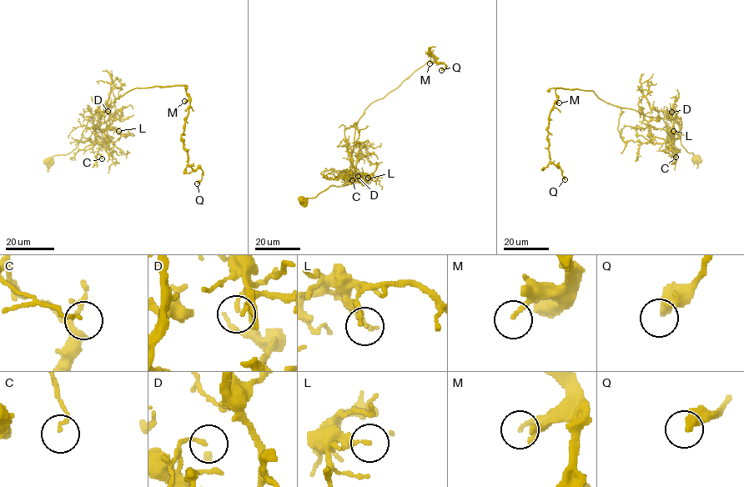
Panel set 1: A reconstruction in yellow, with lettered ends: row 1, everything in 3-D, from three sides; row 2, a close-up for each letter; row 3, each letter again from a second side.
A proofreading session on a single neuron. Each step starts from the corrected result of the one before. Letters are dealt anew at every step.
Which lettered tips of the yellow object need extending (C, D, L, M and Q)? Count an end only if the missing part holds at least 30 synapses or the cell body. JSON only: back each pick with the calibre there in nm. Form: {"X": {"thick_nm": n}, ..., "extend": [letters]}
{"extend": []}

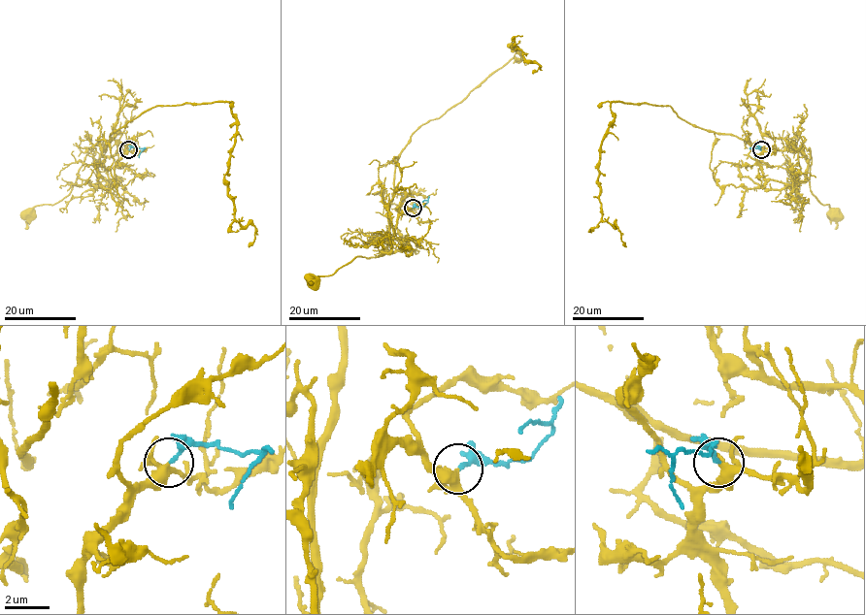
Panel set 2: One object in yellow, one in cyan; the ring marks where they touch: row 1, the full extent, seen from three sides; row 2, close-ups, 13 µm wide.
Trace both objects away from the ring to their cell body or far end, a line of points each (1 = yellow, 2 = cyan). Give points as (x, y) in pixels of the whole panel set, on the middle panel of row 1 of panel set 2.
1: (412, 208), (401, 205), (399, 207), (389, 251), (376, 257), (355, 257), (331, 275), (320, 275), (312, 282)
2: (412, 208), (423, 206), (427, 202), (422, 202)

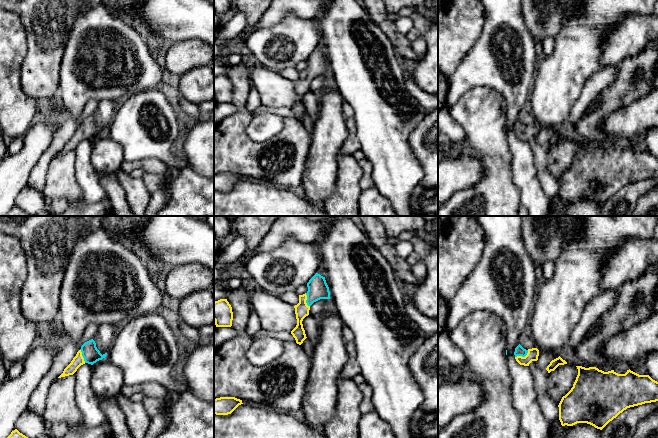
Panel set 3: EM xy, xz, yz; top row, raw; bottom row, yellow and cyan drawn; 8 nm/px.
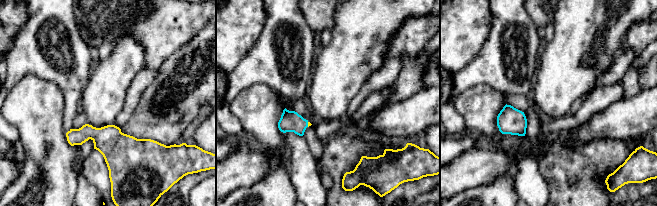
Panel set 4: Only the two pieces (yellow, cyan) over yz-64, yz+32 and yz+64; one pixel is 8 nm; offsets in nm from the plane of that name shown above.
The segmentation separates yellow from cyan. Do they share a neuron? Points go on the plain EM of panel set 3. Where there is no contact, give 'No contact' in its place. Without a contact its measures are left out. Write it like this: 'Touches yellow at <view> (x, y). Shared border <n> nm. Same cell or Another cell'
Touches yellow at yz (521, 132). Shared border 130 nm. Same cell

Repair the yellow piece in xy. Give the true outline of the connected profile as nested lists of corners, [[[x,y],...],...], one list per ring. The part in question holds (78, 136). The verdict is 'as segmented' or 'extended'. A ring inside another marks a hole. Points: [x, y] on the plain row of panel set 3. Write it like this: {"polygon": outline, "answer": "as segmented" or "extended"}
{"polygon": [[[91,115],[81,122],[81,125],[77,128],[71,139],[58,154],[73,151],[81,141],[85,139],[93,141],[97,137],[105,134],[106,131],[107,129],[103,131],[100,129],[96,123],[95,117]]], "answer": "extended"}

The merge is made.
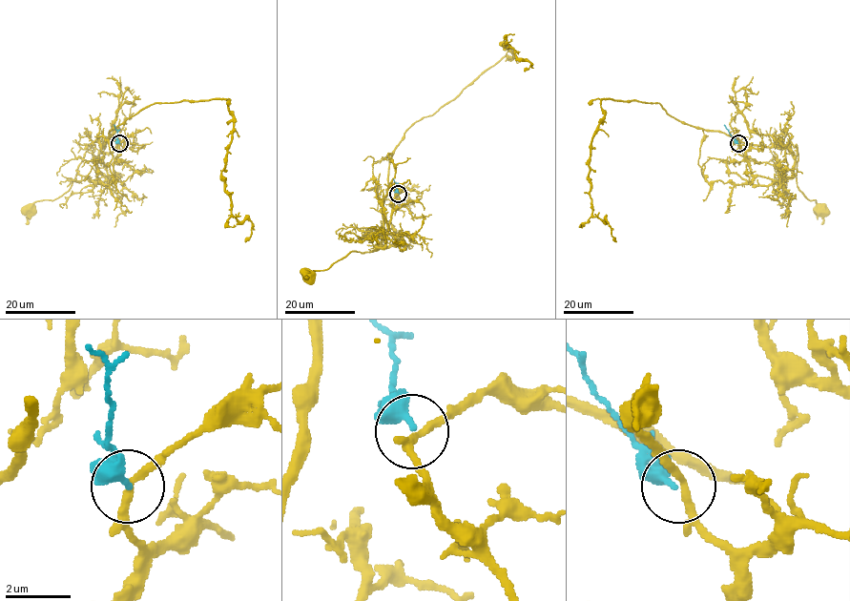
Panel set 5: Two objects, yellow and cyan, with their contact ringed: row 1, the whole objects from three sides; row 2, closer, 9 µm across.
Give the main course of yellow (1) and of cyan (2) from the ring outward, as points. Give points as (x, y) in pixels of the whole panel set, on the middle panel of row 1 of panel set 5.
1: (398, 194), (400, 198), (393, 202), (383, 246), (370, 252), (350, 252), (326, 269), (316, 270), (307, 277)
2: (398, 193), (393, 178)

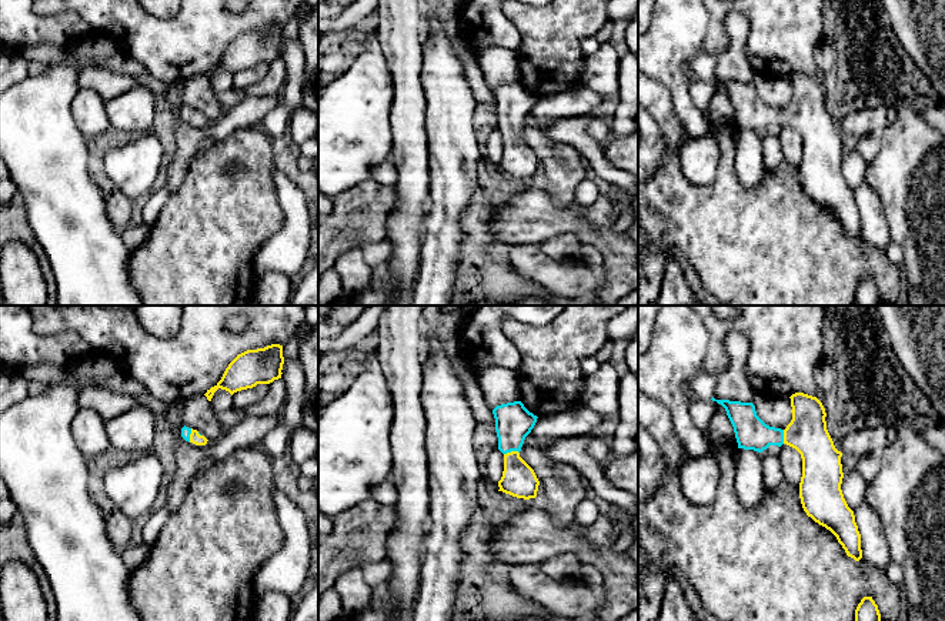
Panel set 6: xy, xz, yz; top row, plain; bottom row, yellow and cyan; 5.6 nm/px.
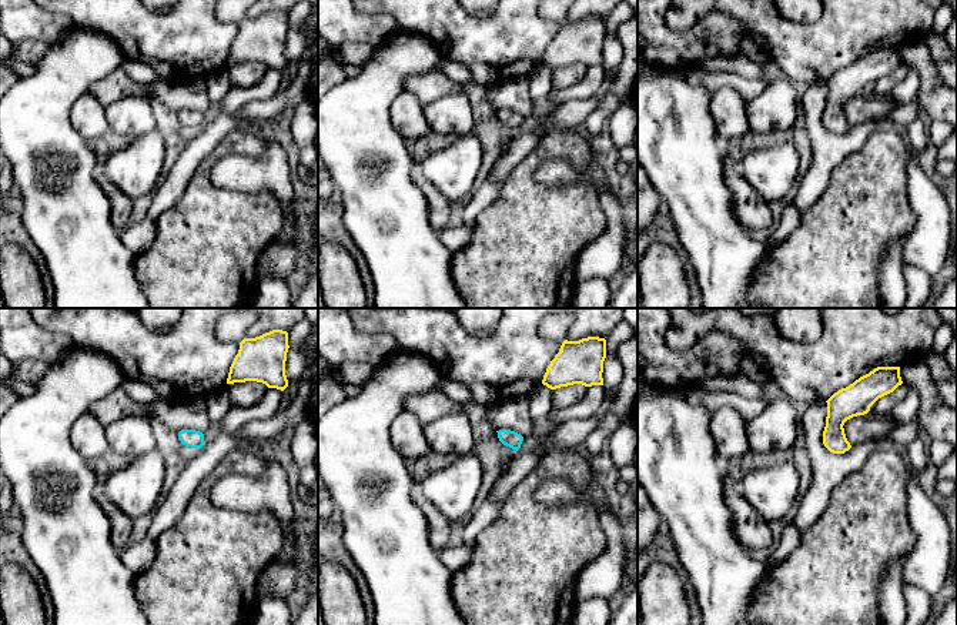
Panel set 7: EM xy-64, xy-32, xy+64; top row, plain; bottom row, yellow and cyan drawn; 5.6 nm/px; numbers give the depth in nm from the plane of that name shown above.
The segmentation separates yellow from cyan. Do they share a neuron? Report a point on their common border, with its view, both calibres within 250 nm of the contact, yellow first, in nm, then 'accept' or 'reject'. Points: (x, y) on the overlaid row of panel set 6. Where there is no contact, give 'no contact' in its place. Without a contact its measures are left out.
contact xz (511, 451); calibres 190 and 200 nm; accept

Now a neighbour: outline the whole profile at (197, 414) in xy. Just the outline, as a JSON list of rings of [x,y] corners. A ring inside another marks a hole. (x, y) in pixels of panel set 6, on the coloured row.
[[[194,395],[180,401],[183,411],[183,424],[188,428],[197,430],[210,441],[216,441],[226,434],[218,414],[211,410],[210,401],[206,395]]]

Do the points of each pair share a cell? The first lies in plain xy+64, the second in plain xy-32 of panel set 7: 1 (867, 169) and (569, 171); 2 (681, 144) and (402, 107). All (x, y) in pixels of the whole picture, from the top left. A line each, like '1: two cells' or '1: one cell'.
1: two cells
2: two cells

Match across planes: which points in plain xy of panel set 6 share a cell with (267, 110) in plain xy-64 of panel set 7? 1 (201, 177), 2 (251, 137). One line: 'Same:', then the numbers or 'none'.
Same: none

